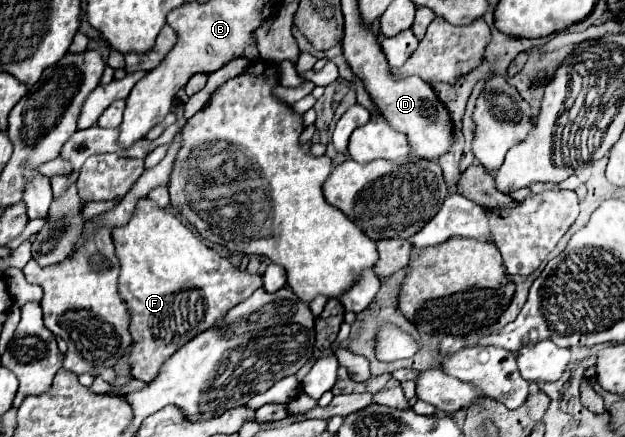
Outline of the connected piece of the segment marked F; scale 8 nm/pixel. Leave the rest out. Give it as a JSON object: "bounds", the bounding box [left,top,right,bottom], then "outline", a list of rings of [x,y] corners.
{"bounds":[111,198,263,382],"outline":[[[141,198],[127,226],[111,230],[119,258],[119,296],[131,314],[133,346],[127,356],[131,376],[151,382],[161,364],[187,340],[215,326],[227,310],[263,286],[259,274],[241,272],[227,258],[205,246],[175,214]]]}

